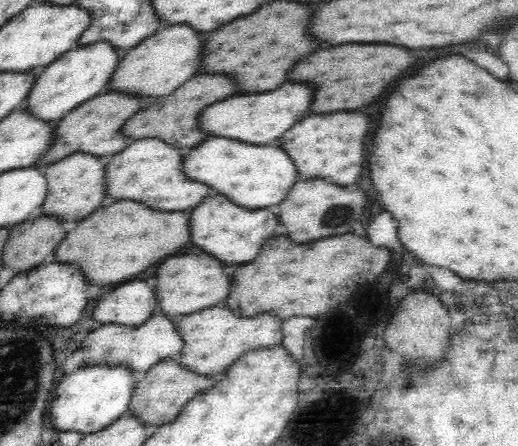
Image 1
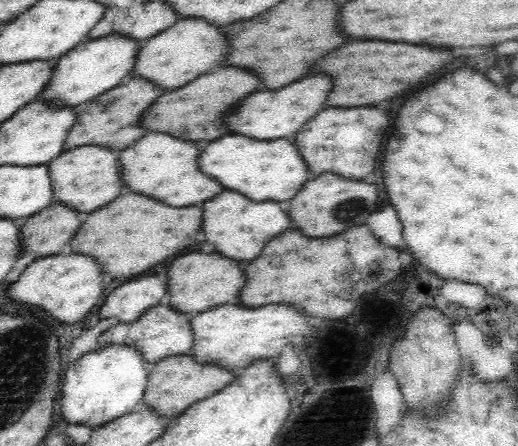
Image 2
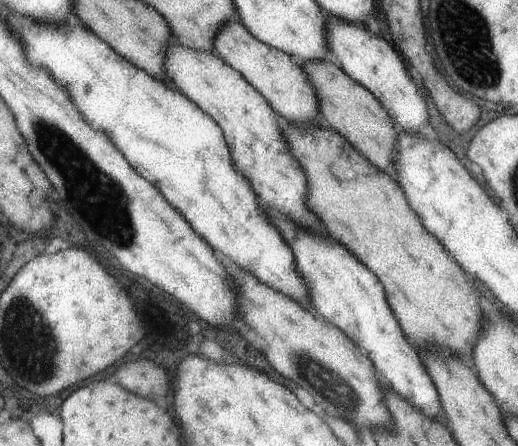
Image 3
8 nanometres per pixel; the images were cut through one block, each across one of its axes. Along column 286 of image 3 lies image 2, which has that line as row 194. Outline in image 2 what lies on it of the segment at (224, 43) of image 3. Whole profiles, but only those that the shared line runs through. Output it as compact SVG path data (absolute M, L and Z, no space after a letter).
M78 145L62 151L48 165L55 200L78 212L90 213L106 206L124 190L118 151L107 146Z

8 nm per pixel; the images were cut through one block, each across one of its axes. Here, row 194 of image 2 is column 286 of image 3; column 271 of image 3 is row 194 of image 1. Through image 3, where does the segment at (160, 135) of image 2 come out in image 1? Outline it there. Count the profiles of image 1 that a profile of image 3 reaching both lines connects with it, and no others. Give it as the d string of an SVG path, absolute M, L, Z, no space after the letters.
M158 137L133 139L128 146L107 159L106 191L109 201L116 199L140 200L158 210L188 210L210 196L210 188L188 178L184 171L185 151L169 145Z

